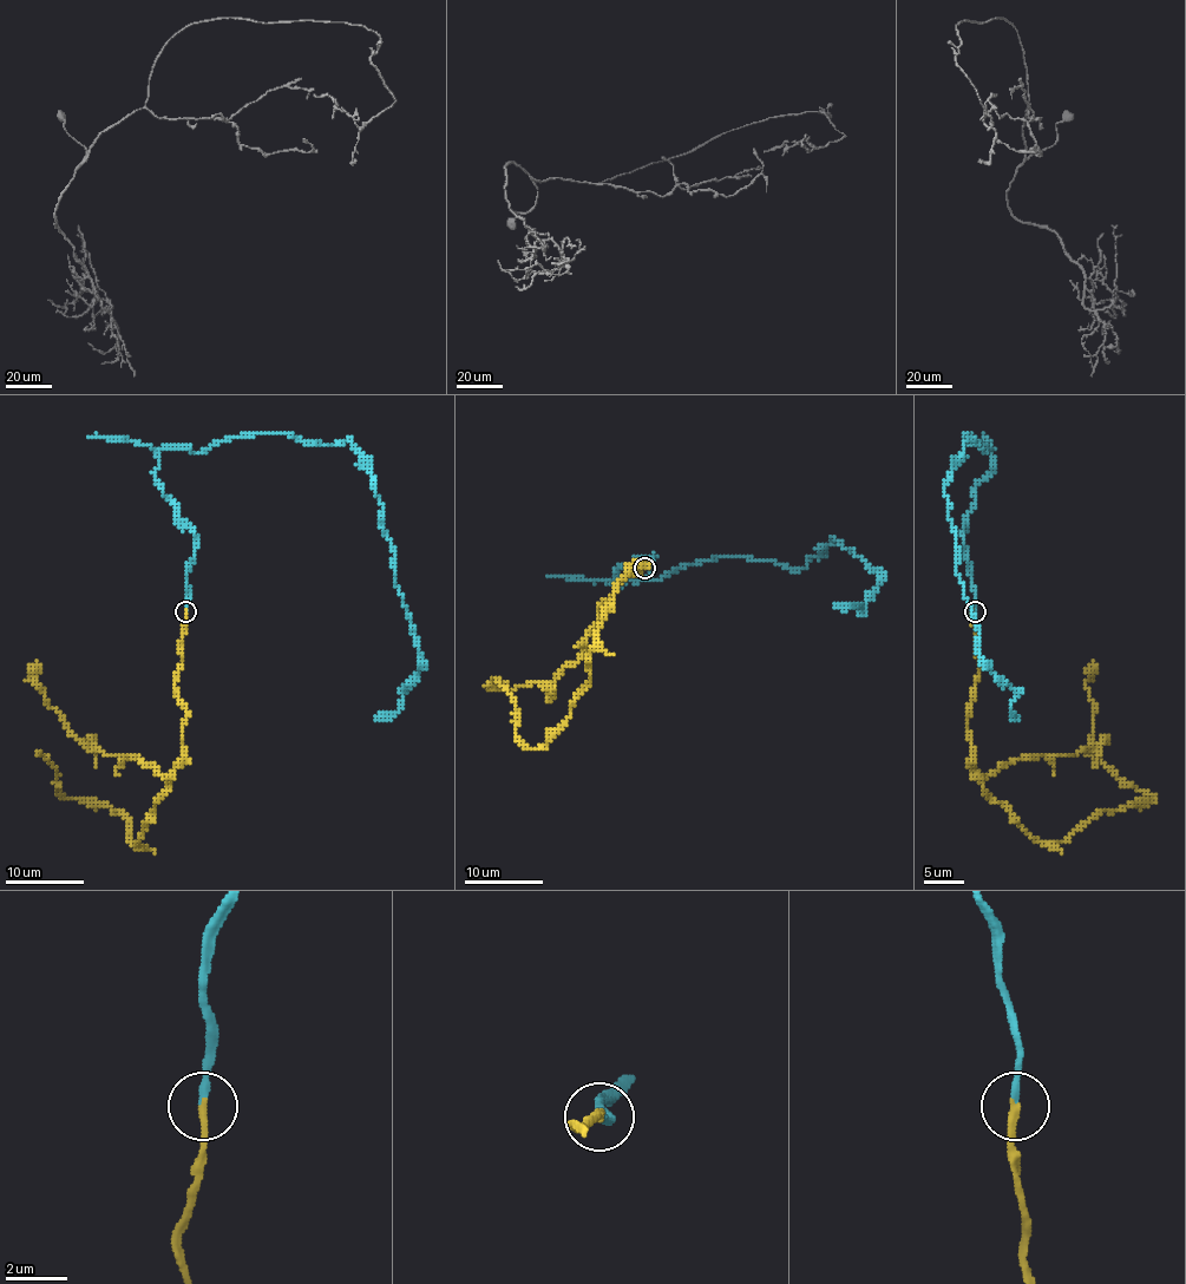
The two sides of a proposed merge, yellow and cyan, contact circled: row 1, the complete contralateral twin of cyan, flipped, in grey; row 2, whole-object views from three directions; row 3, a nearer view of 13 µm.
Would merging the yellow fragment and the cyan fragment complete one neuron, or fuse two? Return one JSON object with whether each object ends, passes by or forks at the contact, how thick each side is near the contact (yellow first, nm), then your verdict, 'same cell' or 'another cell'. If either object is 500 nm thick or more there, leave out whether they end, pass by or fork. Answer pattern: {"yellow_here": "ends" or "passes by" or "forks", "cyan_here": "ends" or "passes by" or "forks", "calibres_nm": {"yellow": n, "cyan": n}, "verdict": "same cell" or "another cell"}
{"yellow_here": "ends", "cyan_here": "ends", "calibres_nm": {"yellow": 260, "cyan": 240}, "verdict": "same cell"}

